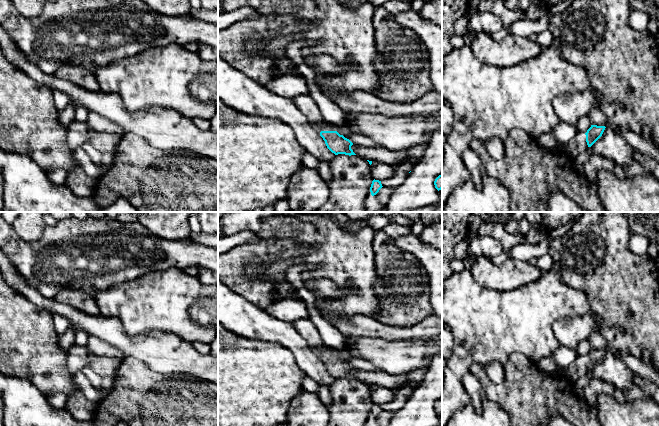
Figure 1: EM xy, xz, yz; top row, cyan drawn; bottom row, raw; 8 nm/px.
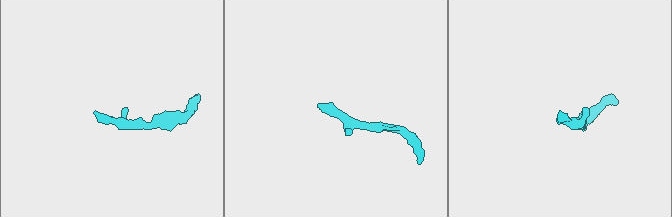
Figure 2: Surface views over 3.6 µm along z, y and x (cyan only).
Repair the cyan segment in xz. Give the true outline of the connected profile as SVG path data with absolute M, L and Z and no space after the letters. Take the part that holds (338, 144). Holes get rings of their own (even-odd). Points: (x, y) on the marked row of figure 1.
M324 121L321 124L313 124L313 127L320 132L320 136L325 141L327 148L335 155L356 155L351 149L353 143L337 131L332 130L333 128L337 128L338 125Z

